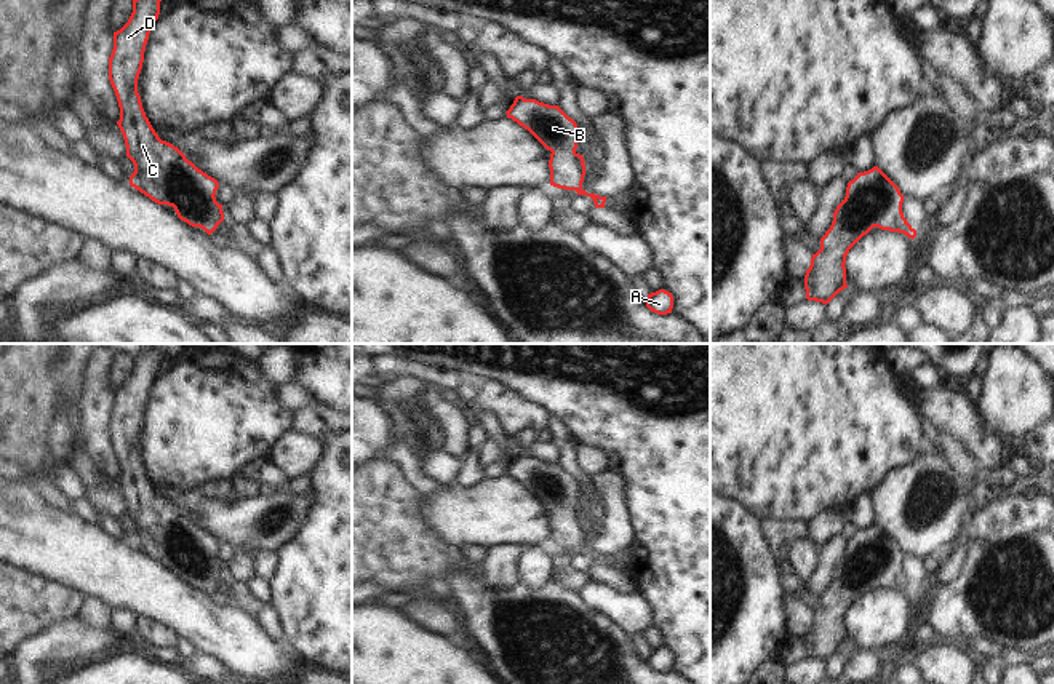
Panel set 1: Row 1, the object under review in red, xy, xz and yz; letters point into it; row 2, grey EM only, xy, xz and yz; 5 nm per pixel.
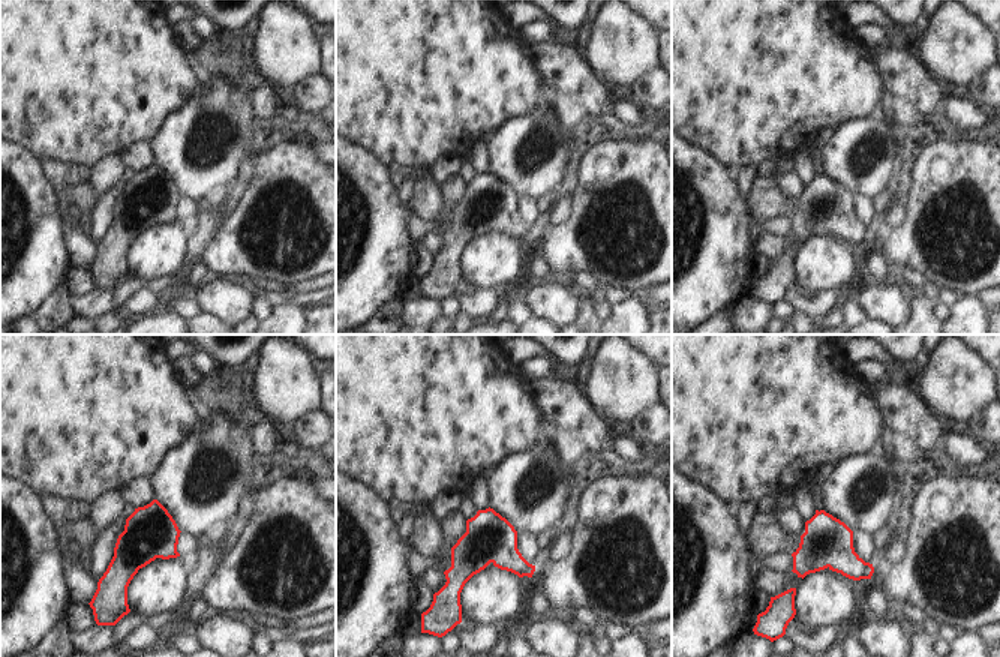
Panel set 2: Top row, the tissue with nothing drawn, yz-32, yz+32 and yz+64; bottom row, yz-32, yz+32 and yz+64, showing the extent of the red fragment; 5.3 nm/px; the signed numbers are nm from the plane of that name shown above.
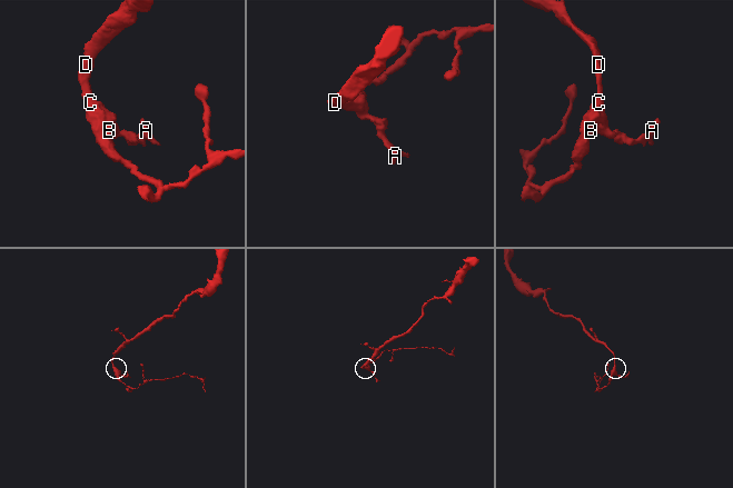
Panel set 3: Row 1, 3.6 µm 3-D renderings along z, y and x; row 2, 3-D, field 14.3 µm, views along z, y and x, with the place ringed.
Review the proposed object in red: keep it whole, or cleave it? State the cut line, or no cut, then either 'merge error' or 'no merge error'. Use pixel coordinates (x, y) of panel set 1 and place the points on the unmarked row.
cut none; no merge error

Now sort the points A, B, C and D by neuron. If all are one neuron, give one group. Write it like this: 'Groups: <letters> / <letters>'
Groups: A B C D

